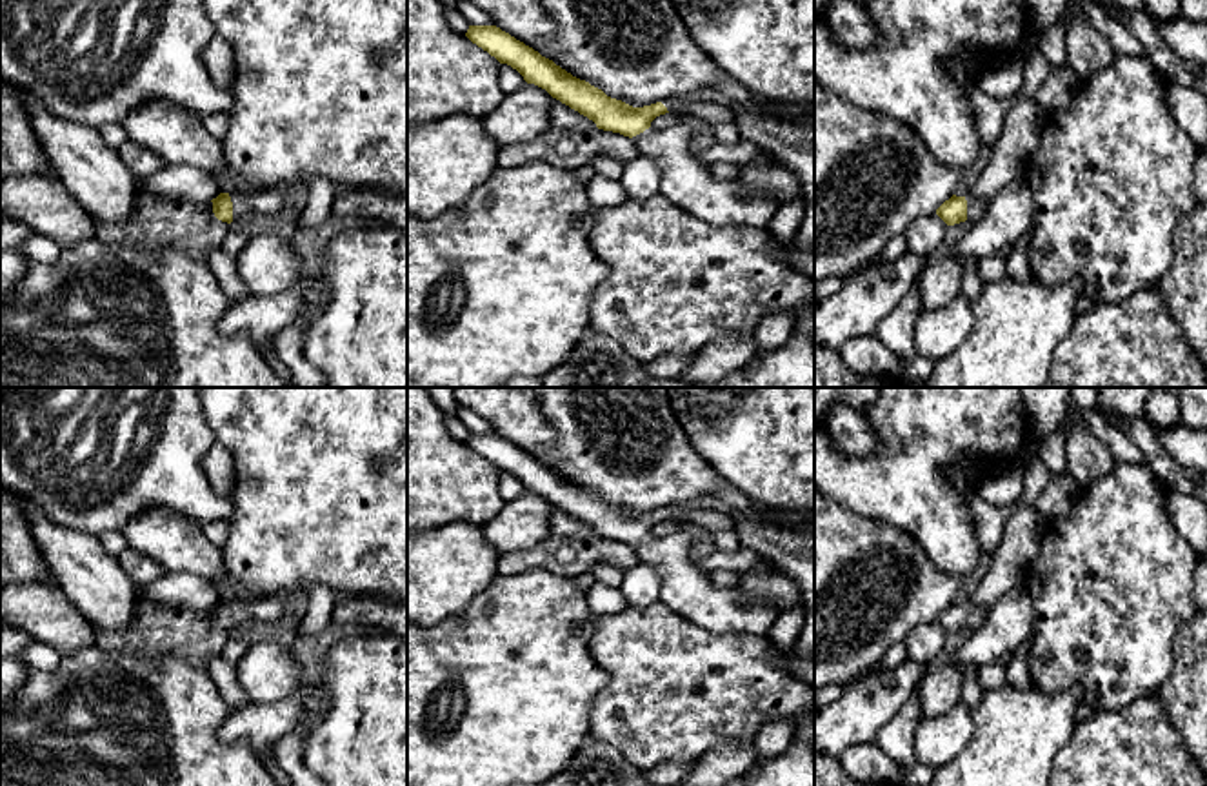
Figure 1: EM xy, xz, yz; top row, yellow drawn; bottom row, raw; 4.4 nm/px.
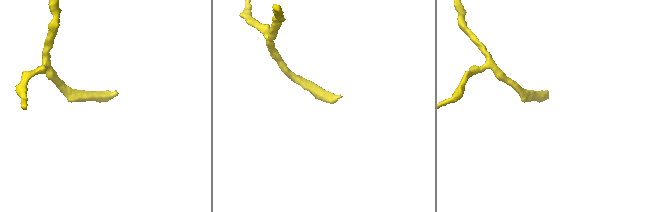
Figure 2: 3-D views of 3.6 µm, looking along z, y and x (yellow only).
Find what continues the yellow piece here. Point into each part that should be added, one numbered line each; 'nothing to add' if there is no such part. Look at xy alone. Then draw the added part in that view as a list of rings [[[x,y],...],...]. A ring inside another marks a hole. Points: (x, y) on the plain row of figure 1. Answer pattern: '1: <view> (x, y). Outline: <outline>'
1: xy (262, 608). Outline: [[[256,597],[253,602],[229,600],[233,610],[233,628],[249,620],[274,622],[284,613],[284,604],[278,597]]]

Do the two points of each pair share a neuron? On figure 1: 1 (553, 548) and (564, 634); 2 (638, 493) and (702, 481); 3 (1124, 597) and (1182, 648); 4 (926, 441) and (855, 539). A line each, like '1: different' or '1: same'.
1: different
2: same
3: different
4: different

